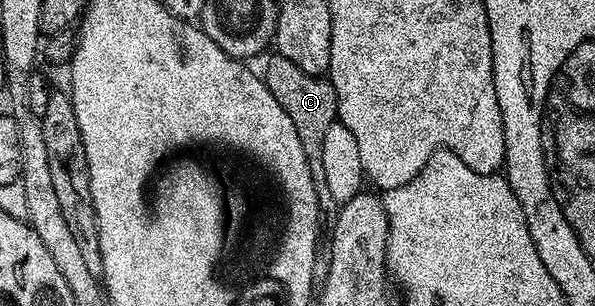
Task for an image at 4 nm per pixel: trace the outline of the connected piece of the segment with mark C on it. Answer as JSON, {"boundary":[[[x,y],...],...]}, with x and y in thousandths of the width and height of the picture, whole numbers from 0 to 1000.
{"boundary":[[[459,173],[455,186],[457,193],[445,209],[444,229],[440,225],[447,288],[454,288],[461,327],[474,340],[481,379],[487,379],[494,422],[501,428],[501,458],[508,458],[508,497],[514,497],[534,654],[539,667],[556,663],[555,614],[548,614],[548,562],[541,539],[541,467],[555,405],[568,395],[561,288],[550,252],[508,235],[508,222],[501,222],[501,209],[494,209],[489,196],[481,196],[481,183]]]}

